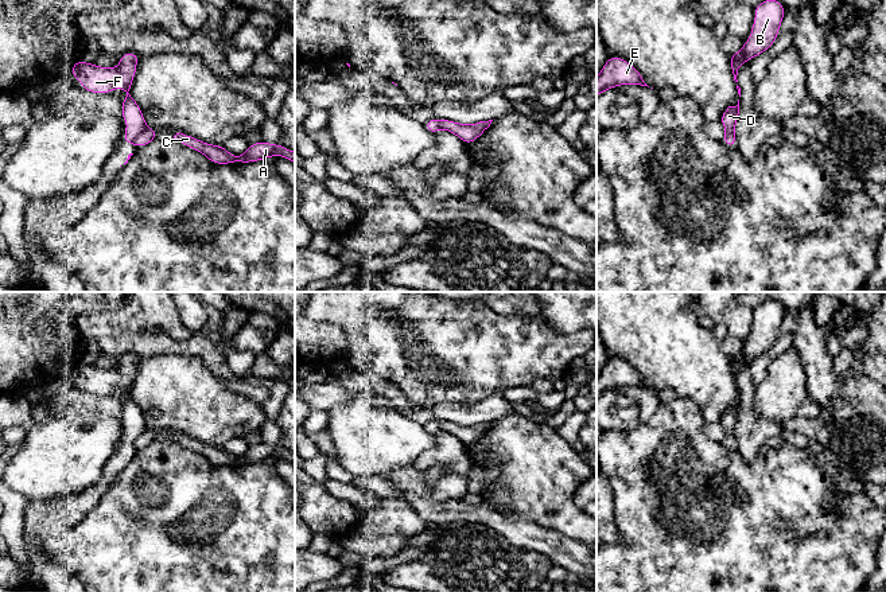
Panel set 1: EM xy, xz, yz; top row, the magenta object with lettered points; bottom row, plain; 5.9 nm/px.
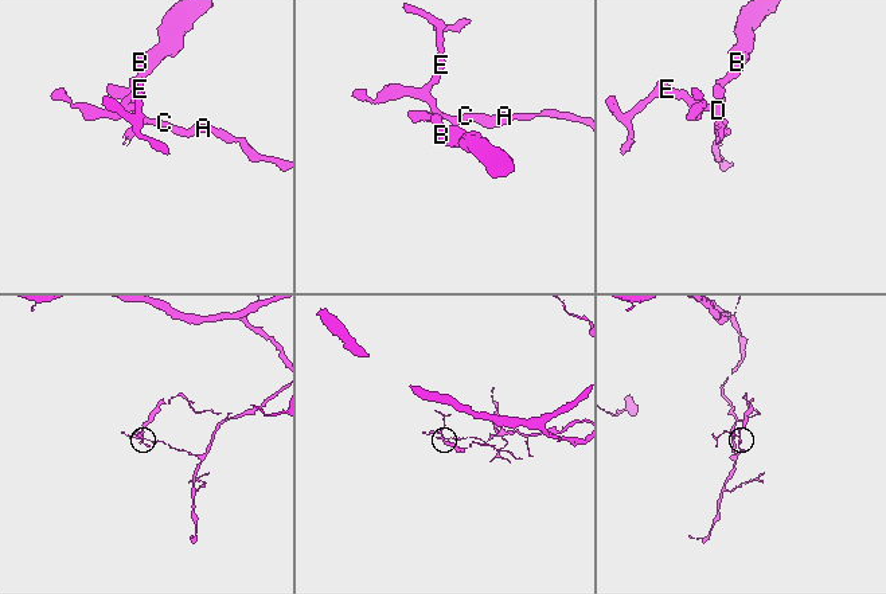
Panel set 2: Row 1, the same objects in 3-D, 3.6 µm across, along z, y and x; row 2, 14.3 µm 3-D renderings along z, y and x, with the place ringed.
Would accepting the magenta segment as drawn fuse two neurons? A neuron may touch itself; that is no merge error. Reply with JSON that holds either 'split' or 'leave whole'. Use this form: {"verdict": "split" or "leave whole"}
{"verdict": "split"}

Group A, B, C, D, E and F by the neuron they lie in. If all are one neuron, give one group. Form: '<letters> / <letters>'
A C / B D E F

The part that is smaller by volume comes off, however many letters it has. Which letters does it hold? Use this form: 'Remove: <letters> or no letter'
Remove: B, D, E, F

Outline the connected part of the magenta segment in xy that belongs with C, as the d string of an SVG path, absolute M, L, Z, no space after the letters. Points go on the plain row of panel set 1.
M179 433L174 437L172 441L183 445L184 448L198 452L214 466L244 466L268 460L269 457L283 457L295 466L294 452L285 449L284 447L269 445L265 443L250 445L249 449L237 460L236 456L228 453L224 447L211 447L190 436L183 436Z

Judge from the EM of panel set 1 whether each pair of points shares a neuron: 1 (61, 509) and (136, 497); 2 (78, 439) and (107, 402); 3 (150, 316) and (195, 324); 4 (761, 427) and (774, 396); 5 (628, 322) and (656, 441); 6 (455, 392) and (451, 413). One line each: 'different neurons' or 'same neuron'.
1: different neurons
2: different neurons
3: different neurons
4: different neurons
5: different neurons
6: different neurons

